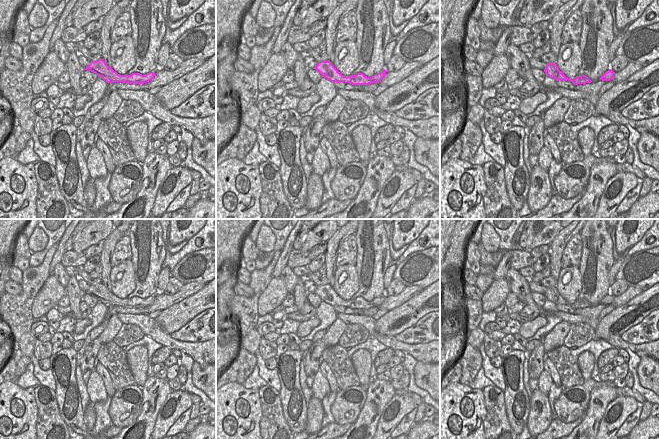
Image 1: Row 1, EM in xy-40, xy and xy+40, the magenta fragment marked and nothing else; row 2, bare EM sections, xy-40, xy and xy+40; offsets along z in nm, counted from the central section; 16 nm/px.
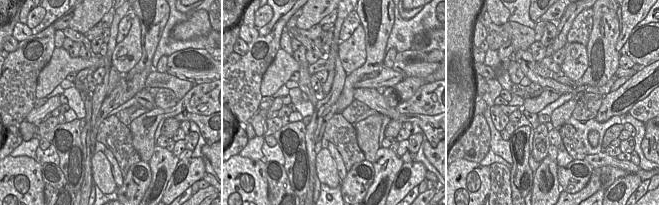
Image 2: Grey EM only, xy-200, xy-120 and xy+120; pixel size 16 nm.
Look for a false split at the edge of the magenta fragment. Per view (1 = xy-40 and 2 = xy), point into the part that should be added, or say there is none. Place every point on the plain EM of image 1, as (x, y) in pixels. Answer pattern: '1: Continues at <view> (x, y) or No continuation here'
1: No continuation here
2: No continuation here.

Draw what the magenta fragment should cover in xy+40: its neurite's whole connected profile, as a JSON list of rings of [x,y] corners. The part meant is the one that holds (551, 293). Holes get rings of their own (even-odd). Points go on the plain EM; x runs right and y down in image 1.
[[[551,286],[547,287],[546,291],[544,293],[544,296],[547,300],[555,303],[556,305],[558,304],[563,304],[563,305],[571,305],[573,308],[578,309],[578,308],[586,308],[586,307],[591,307],[592,305],[586,300],[586,299],[581,299],[581,300],[576,300],[573,303],[568,303],[558,292],[556,286]]]

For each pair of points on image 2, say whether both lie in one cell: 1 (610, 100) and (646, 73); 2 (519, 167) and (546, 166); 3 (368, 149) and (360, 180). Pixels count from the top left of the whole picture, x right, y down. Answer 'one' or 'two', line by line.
1: one
2: two
3: two

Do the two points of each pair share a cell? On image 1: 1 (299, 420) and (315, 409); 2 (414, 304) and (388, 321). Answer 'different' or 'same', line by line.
1: different
2: same

